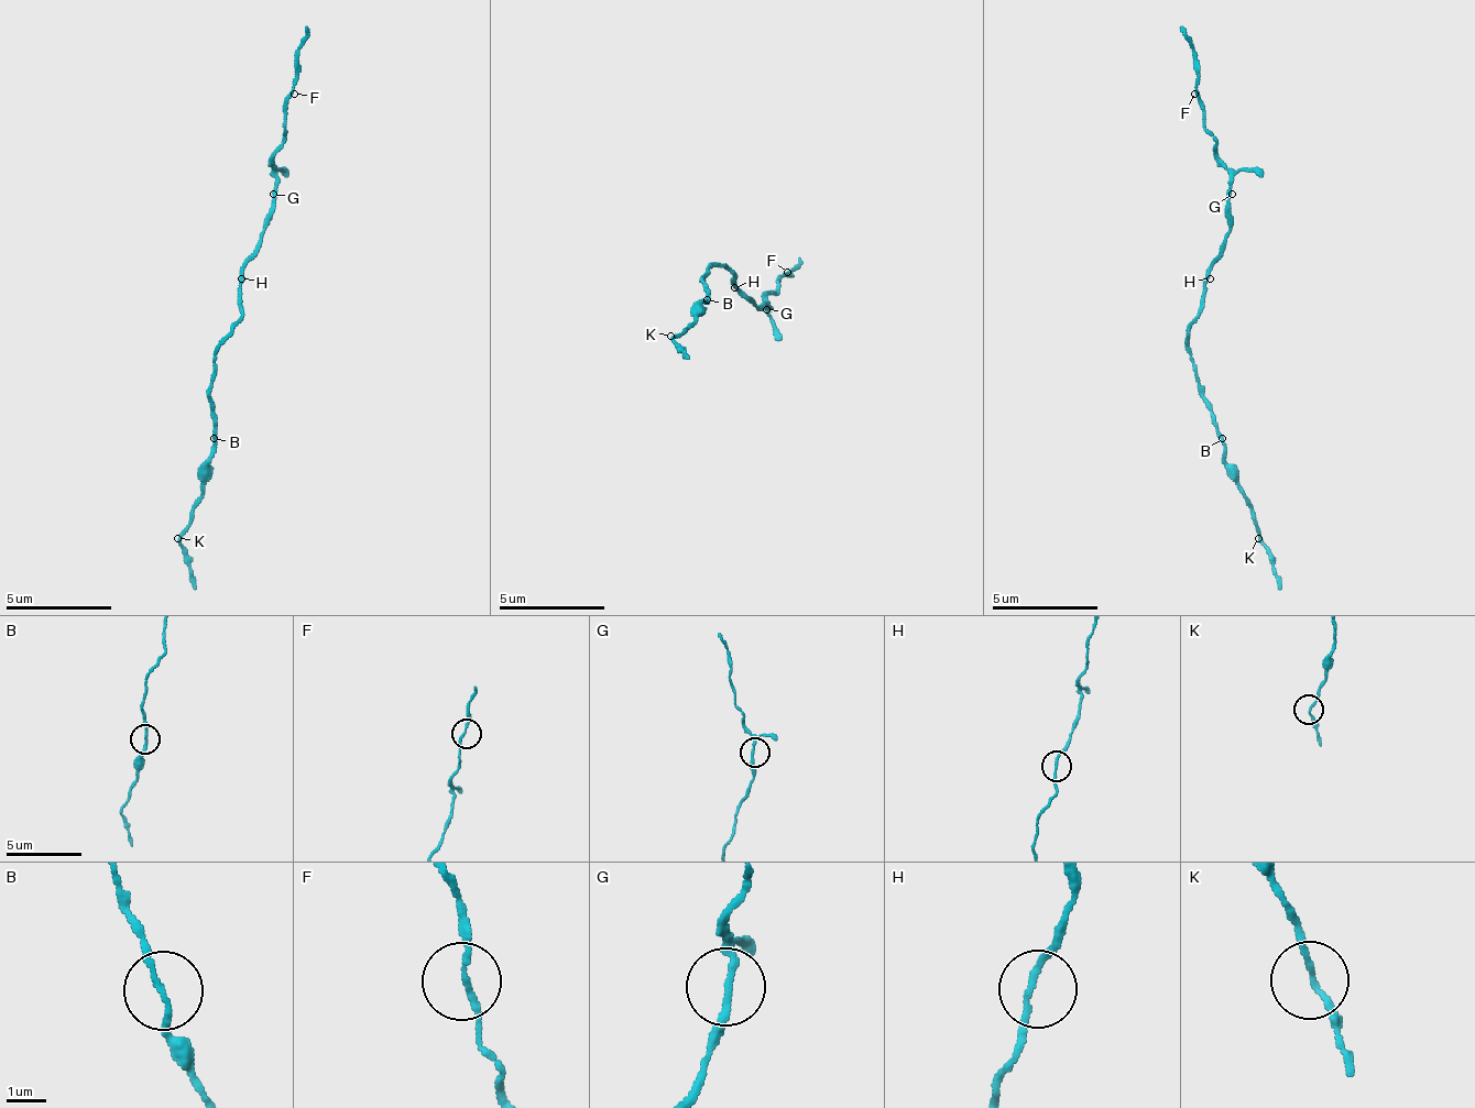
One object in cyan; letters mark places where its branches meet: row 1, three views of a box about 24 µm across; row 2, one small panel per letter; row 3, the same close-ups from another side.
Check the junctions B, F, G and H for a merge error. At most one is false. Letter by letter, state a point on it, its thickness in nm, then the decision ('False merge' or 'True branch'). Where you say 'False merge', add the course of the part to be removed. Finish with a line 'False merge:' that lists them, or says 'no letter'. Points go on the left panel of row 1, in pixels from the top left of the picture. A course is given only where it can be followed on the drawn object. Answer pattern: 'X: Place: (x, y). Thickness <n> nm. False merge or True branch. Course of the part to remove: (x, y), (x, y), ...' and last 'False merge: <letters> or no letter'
B: Place: (214, 438). Thickness 140 nm. True branch
F: Place: (294, 94). Thickness 140 nm. True branch
G: Place: (273, 194). Thickness 140 nm. True branch
H: Place: (241, 278). Thickness 140 nm. True branch
False merge: no letter

